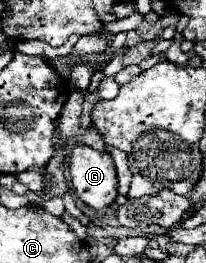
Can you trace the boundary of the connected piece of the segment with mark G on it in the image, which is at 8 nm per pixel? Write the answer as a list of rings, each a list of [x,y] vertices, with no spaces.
[[[75,145],[69,155],[69,173],[73,189],[85,205],[107,209],[115,201],[117,175],[109,153],[99,153],[87,145]]]

